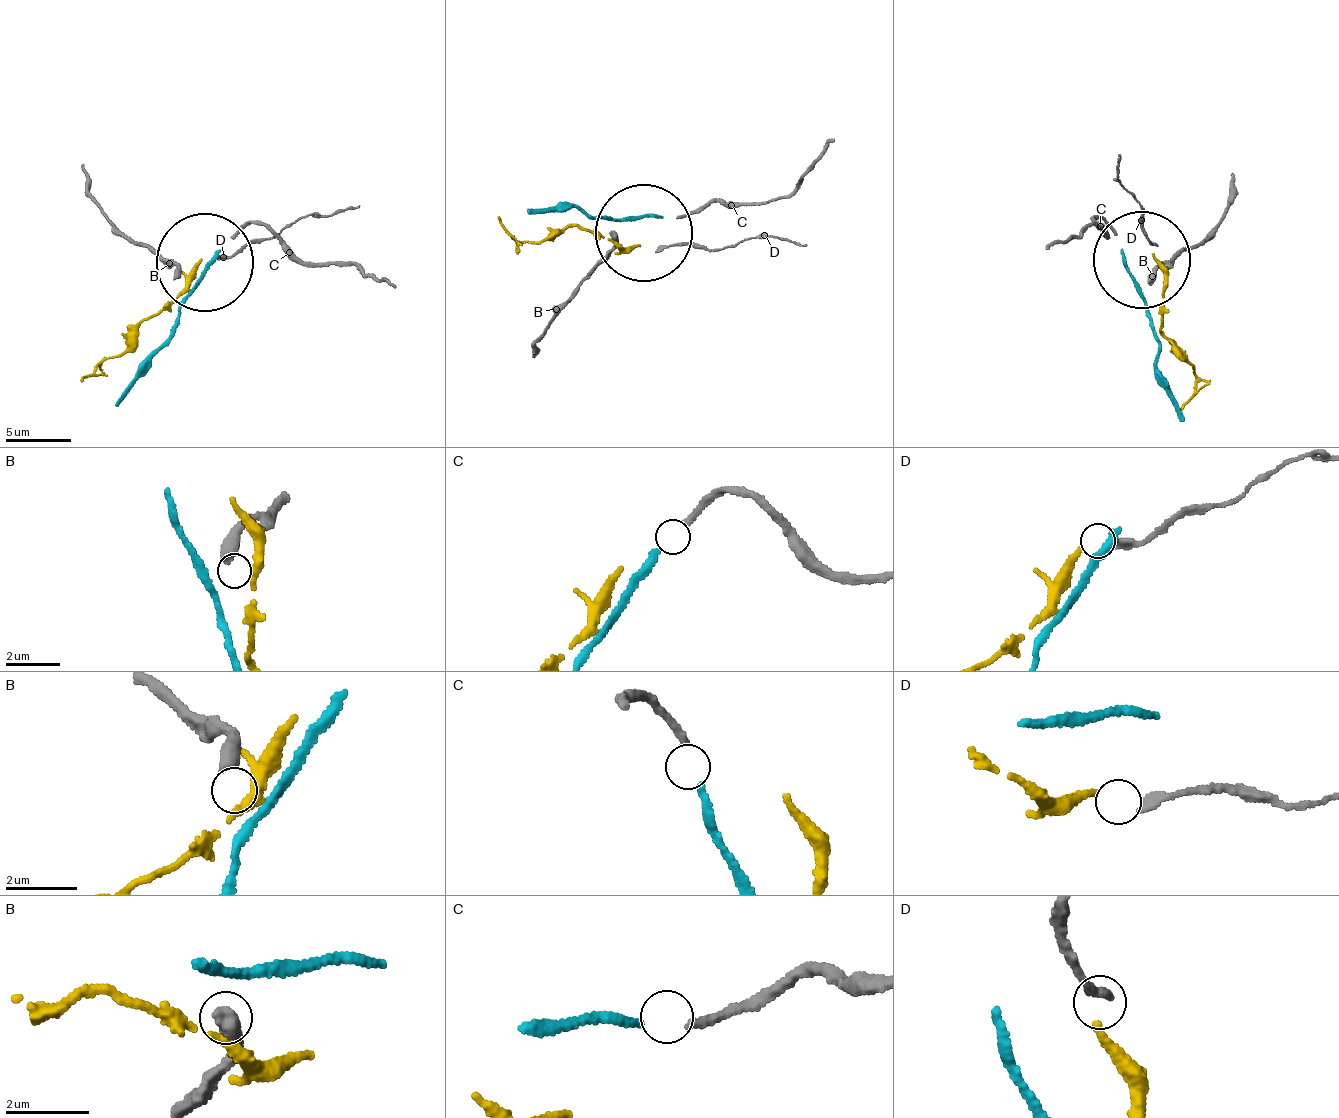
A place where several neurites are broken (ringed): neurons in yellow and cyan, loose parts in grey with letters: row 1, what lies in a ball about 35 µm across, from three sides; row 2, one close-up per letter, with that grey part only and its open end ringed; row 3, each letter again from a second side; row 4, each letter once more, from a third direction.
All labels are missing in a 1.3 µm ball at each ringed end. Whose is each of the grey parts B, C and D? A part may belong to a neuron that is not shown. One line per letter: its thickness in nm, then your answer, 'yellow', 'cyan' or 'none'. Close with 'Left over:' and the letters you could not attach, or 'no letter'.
B: 480 nm thick; none
C: 220 nm thick; cyan
D: 240 nm thick; yellow
Left over: B

